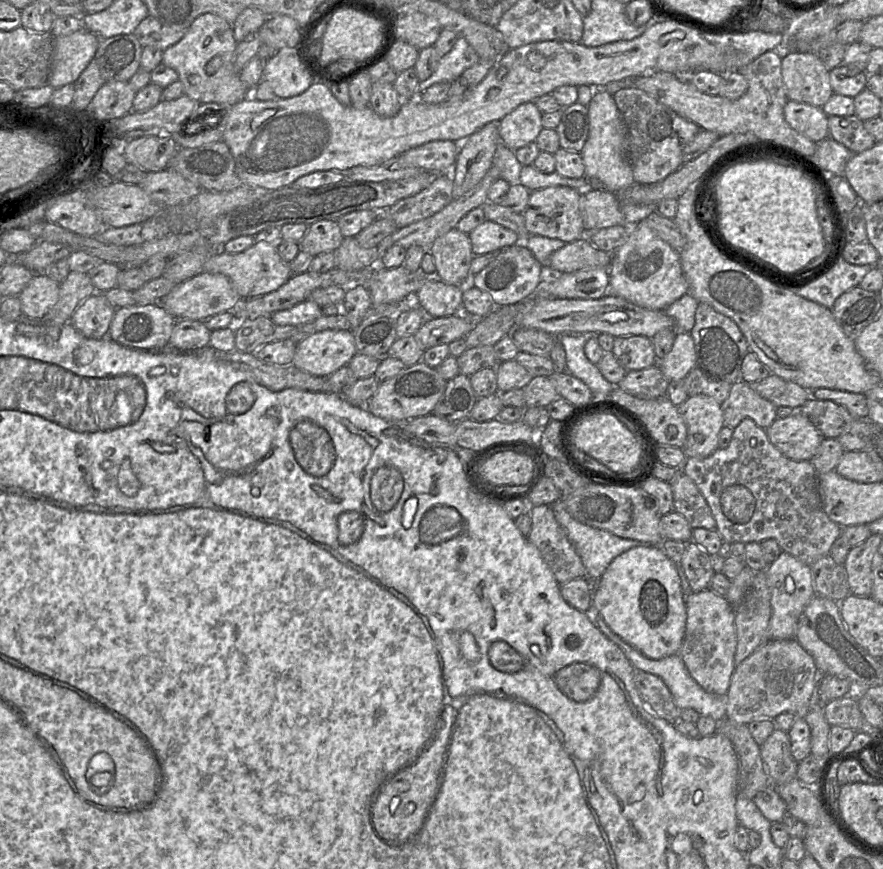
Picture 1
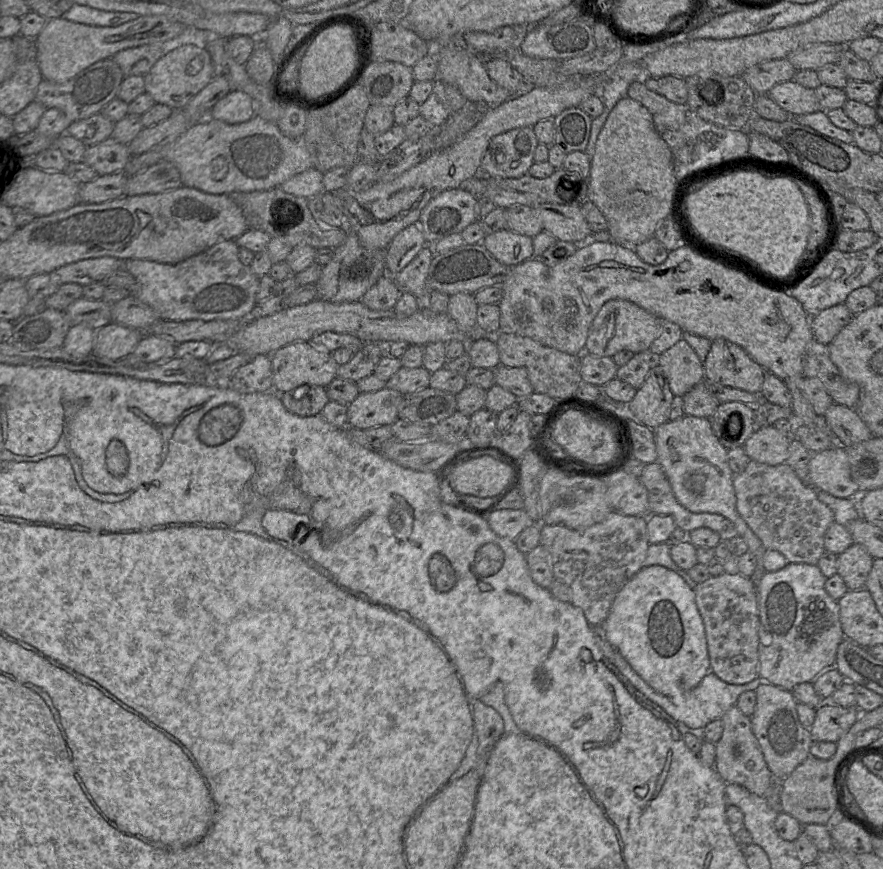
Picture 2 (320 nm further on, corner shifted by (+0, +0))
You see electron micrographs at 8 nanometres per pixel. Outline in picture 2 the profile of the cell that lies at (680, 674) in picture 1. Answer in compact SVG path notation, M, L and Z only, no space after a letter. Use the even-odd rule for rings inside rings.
M616 650L614 664L629 685L639 695L650 703L658 706L664 712L669 712L670 714L668 715L676 722L682 722L694 732L701 731L711 721L721 719L722 716L736 704L738 697L743 692L749 690L755 691L760 684L769 683L766 679L756 678L753 681L742 685L729 684L722 681L715 673L710 671L695 688L684 692L681 695L661 695L660 693L655 692L653 688L648 687L650 682L646 680L643 681L642 676L637 673L630 663Z

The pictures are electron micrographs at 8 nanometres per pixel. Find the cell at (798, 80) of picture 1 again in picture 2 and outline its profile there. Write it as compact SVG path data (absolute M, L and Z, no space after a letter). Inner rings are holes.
M793 80L776 84L768 95L791 116L810 114L820 110L815 89L804 87Z

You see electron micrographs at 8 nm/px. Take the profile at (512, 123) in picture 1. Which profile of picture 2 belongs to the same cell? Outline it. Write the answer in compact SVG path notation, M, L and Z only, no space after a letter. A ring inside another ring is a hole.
M533 127L515 128L494 136L481 160L481 173L490 177L520 178L535 163L538 139Z

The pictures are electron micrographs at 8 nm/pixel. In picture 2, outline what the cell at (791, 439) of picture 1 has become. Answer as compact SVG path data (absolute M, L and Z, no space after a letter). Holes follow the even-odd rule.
M773 425L756 429L743 448L750 460L775 466L789 457L792 436L777 430Z

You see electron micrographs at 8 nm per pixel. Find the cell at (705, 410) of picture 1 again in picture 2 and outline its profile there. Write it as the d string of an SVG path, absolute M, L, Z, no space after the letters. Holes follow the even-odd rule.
M684 415L667 421L654 430L657 462L663 468L678 502L694 513L717 513L729 519L748 545L748 551L757 559L757 567L751 579L756 583L766 571L763 568L763 547L736 509L733 487L734 474L727 460L727 449L713 433L709 418Z

